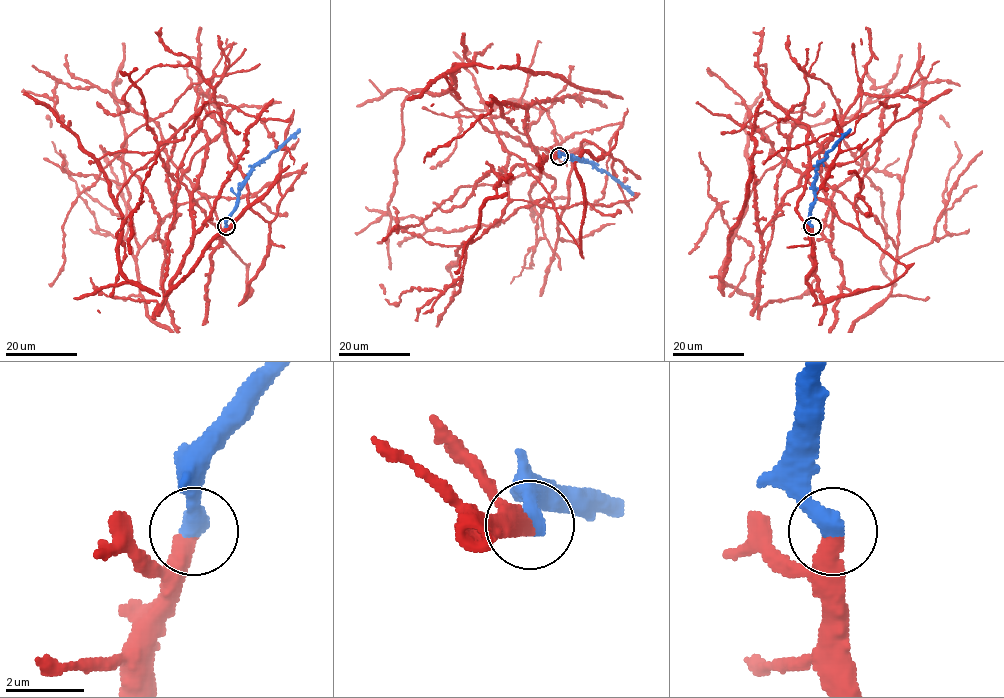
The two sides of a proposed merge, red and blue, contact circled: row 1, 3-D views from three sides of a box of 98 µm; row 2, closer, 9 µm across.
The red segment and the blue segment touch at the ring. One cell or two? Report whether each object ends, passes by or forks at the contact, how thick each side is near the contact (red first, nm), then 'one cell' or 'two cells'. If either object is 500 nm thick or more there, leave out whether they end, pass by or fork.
440 nm thick on the red side, 500 nm on the other; one cell

